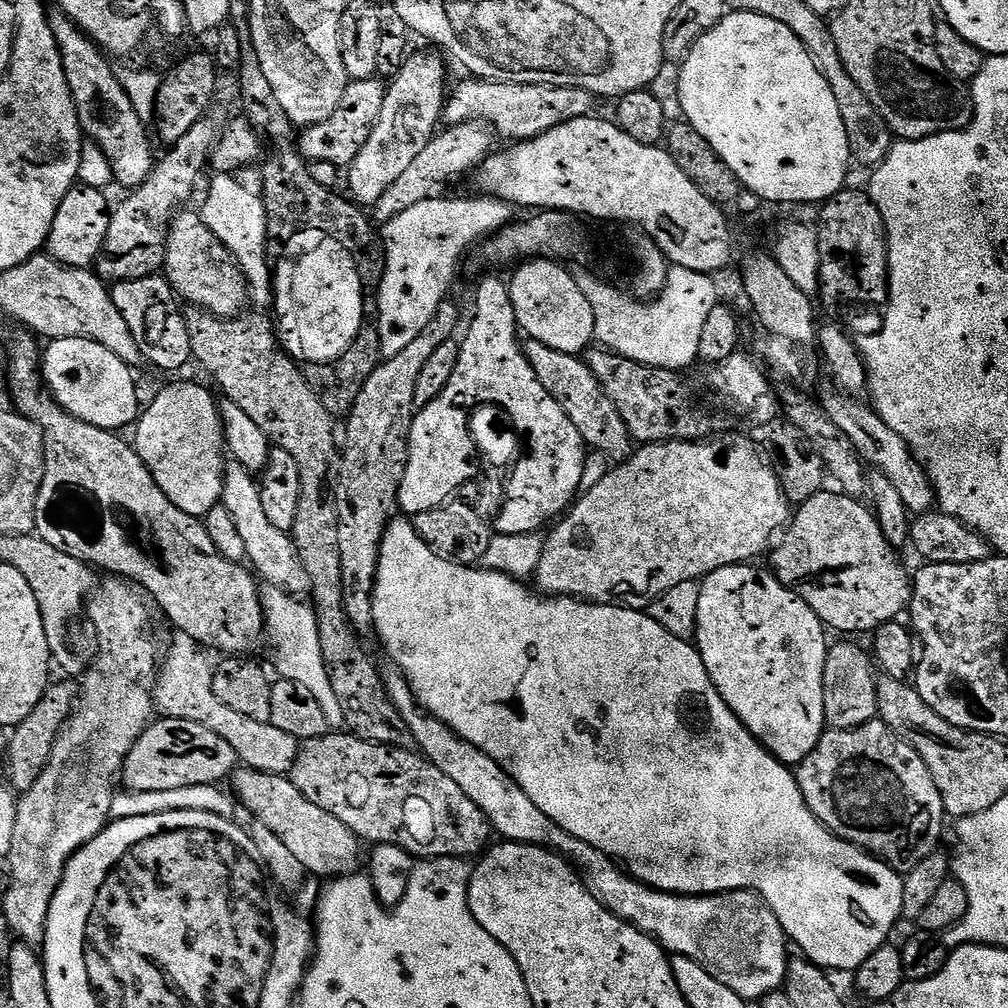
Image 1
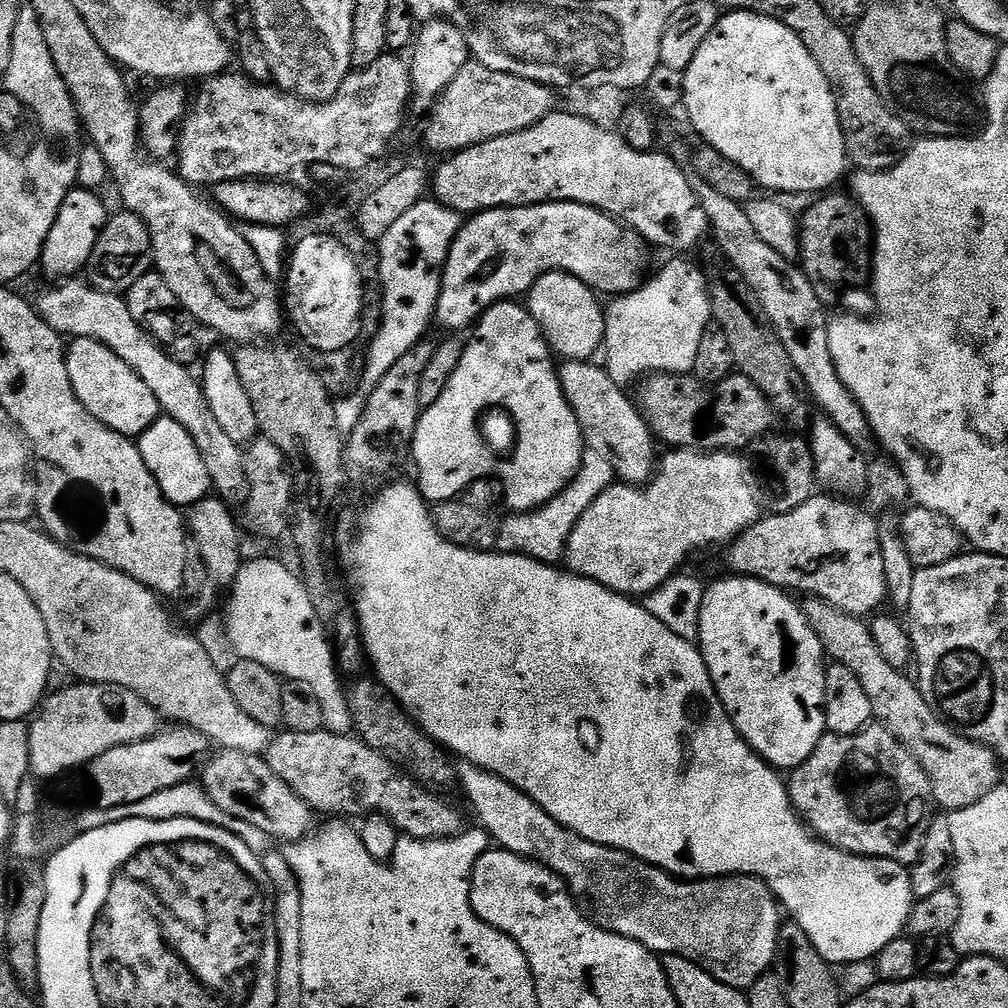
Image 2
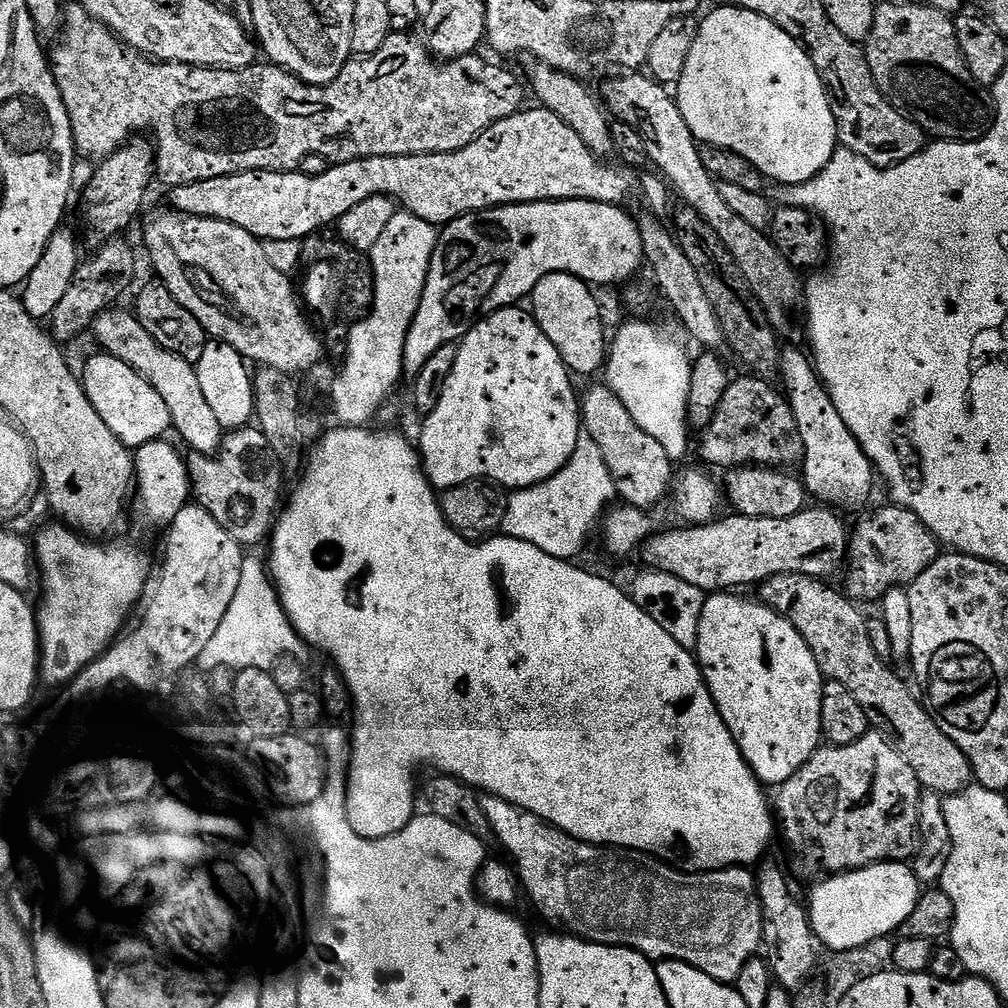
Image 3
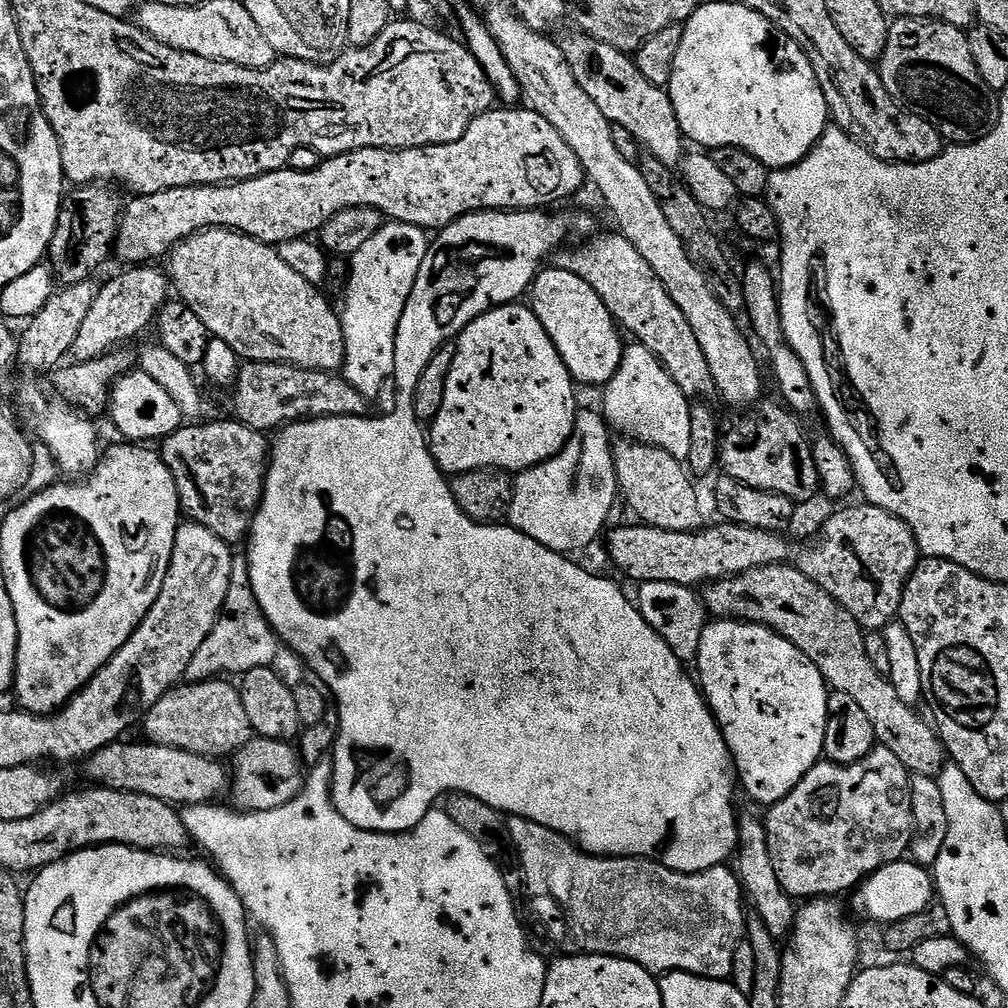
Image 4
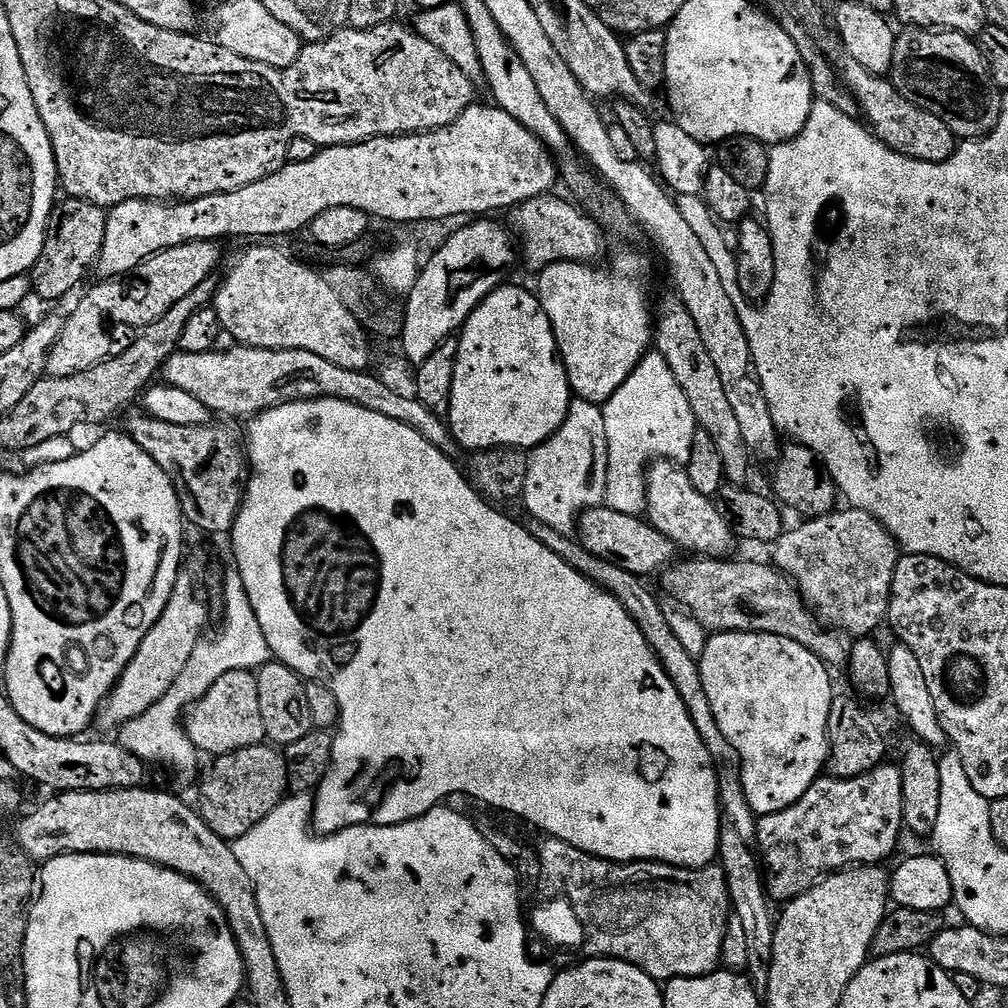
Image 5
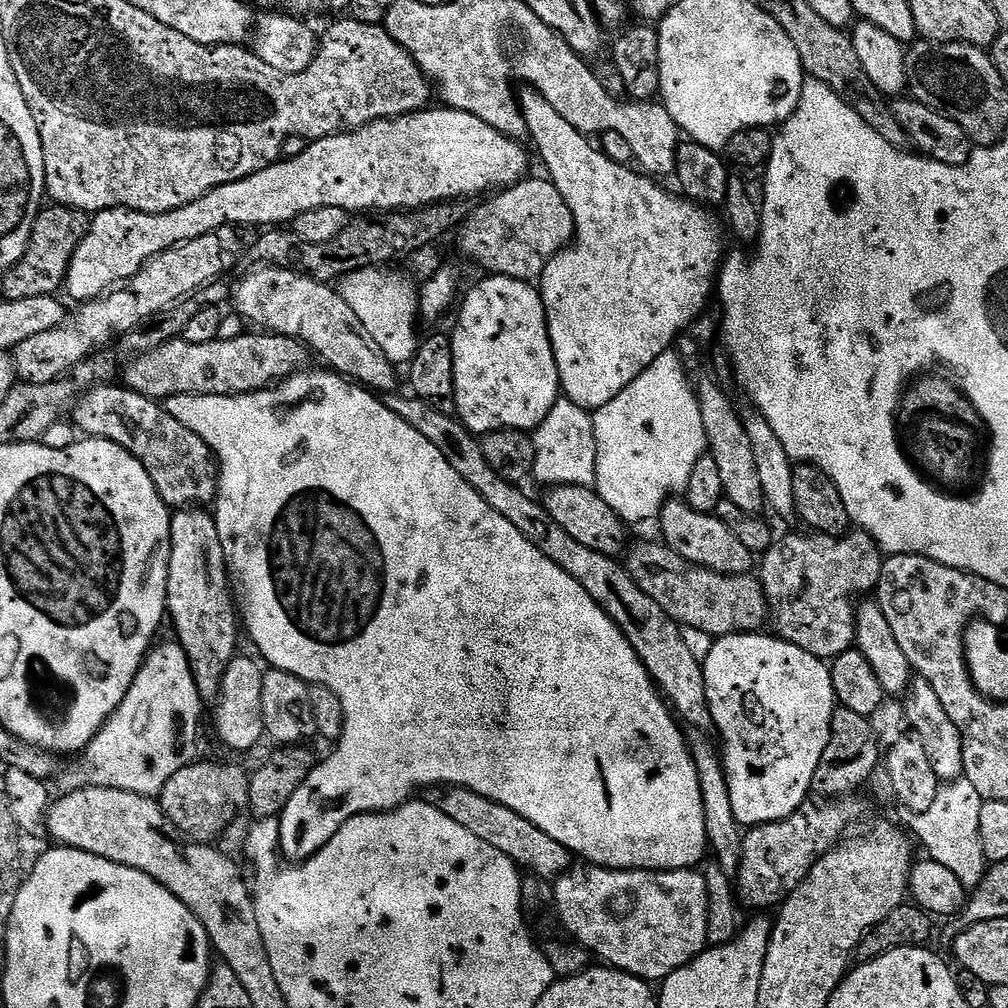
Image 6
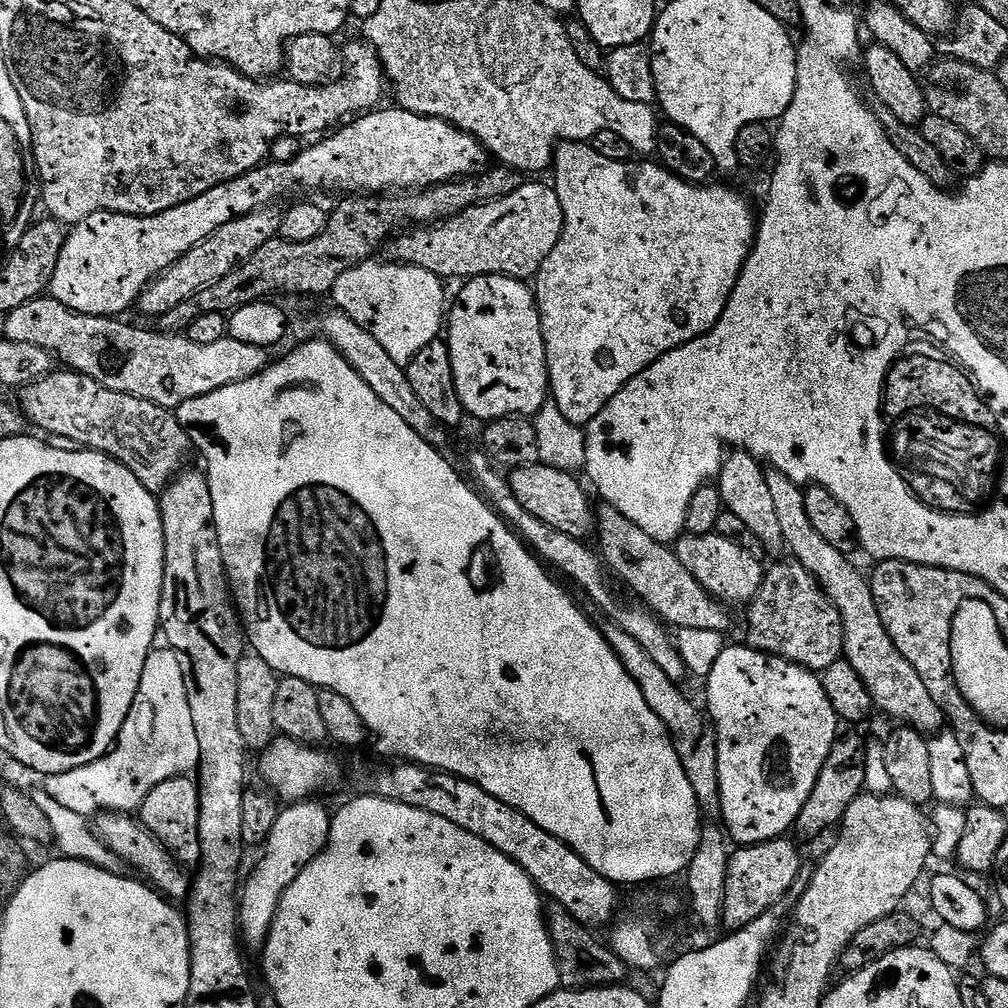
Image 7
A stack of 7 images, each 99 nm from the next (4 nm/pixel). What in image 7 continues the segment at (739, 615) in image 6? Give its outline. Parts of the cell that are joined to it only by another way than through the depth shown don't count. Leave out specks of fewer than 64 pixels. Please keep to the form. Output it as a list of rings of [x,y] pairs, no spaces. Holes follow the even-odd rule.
[[[601,503],[596,508],[596,530],[594,540],[600,543],[599,555],[617,581],[621,580],[637,601],[643,602],[665,625],[673,629],[714,630],[727,633],[732,624],[732,616],[727,607],[704,589],[678,562],[675,551],[665,541],[650,538],[642,526],[634,526],[626,514],[614,506]]]

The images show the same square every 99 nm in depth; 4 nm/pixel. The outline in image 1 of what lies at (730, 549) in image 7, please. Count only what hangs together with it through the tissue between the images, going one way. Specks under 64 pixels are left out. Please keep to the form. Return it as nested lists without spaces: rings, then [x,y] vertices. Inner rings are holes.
[[[528,340],[523,345],[536,376],[545,390],[566,410],[566,418],[578,426],[578,434],[582,434],[585,445],[589,449],[601,452],[612,462],[623,462],[632,455],[634,441],[628,432],[626,422],[622,420],[614,402],[604,392],[598,378],[588,369],[587,363],[580,356],[562,354],[562,350],[554,350],[537,340]]]

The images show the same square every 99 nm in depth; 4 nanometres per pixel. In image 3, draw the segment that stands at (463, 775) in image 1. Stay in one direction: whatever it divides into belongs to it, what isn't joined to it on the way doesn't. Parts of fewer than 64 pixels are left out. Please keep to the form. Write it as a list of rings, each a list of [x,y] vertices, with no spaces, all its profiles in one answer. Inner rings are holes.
[[[487,794],[480,796],[482,810],[486,810],[486,818],[489,819],[491,835],[500,839],[500,844],[506,851],[512,855],[511,863],[518,873],[519,883],[528,891],[530,899],[536,903],[536,908],[544,916],[550,919],[560,919],[565,924],[567,931],[573,936],[578,936],[582,940],[589,940],[595,944],[609,944],[615,948],[632,948],[635,952],[640,952],[653,962],[661,960],[677,960],[686,962],[723,984],[735,985],[736,980],[752,957],[761,951],[763,938],[763,912],[759,902],[759,891],[756,888],[757,877],[753,875],[747,867],[739,868],[720,868],[716,872],[685,872],[679,868],[672,867],[671,864],[664,863],[663,860],[657,860],[654,856],[647,856],[644,852],[636,852],[632,848],[610,848],[598,844],[587,844],[570,834],[566,834],[561,828],[556,828],[552,824],[547,824],[542,818],[527,812],[525,808],[519,808],[517,804],[506,802],[497,796]]]

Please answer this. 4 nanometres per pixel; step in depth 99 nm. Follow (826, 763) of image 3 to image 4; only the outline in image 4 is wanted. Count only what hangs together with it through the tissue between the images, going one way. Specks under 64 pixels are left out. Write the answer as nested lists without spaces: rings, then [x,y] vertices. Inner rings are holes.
[[[877,746],[857,764],[815,764],[802,778],[802,782],[790,790],[790,794],[824,796],[824,800],[828,800],[828,808],[820,804],[820,812],[816,812],[816,816],[812,816],[812,812],[804,812],[804,808],[800,808],[800,812],[792,812],[792,819],[788,818],[792,832],[784,832],[784,836],[780,836],[780,852],[771,852],[772,860],[780,860],[777,876],[778,882],[784,880],[782,890],[788,896],[800,892],[797,901],[836,898],[841,895],[839,892],[851,893],[884,864],[892,864],[909,855],[912,842],[912,782],[908,768],[898,762],[890,749]]]

